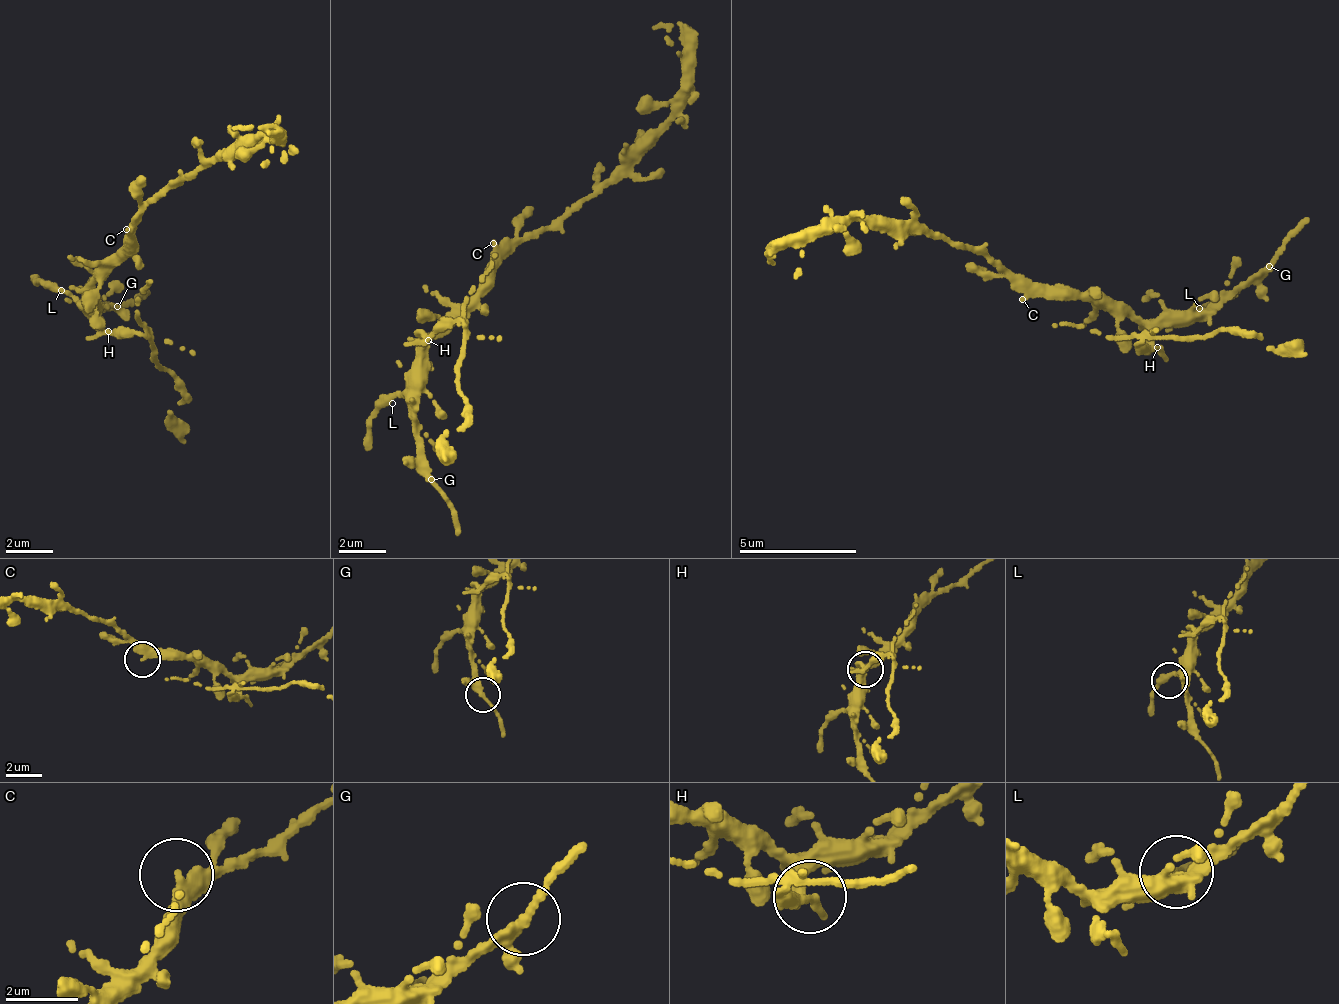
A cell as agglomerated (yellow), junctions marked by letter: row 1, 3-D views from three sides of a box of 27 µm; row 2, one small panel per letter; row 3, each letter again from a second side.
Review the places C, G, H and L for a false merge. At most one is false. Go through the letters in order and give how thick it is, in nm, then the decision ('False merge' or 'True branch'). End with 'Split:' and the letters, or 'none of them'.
C: Thickness 320 nm. True branch
G: Thickness 240 nm. True branch
H: Thickness 320 nm. False merge
L: Thickness 280 nm. True branch
Split: H

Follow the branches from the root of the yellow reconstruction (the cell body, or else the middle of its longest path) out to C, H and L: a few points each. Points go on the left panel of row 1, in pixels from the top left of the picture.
C: (128, 243), (131, 237), (126, 229)
H: (128, 243), (133, 250), (97, 281), (93, 289), (95, 318), (109, 332)
L: (128, 243), (133, 250), (97, 281), (91, 295), (94, 300), (72, 299), (61, 290)

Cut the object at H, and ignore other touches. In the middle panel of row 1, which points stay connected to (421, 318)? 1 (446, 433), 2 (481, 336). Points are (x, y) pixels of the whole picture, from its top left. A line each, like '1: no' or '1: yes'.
1: no
2: no

